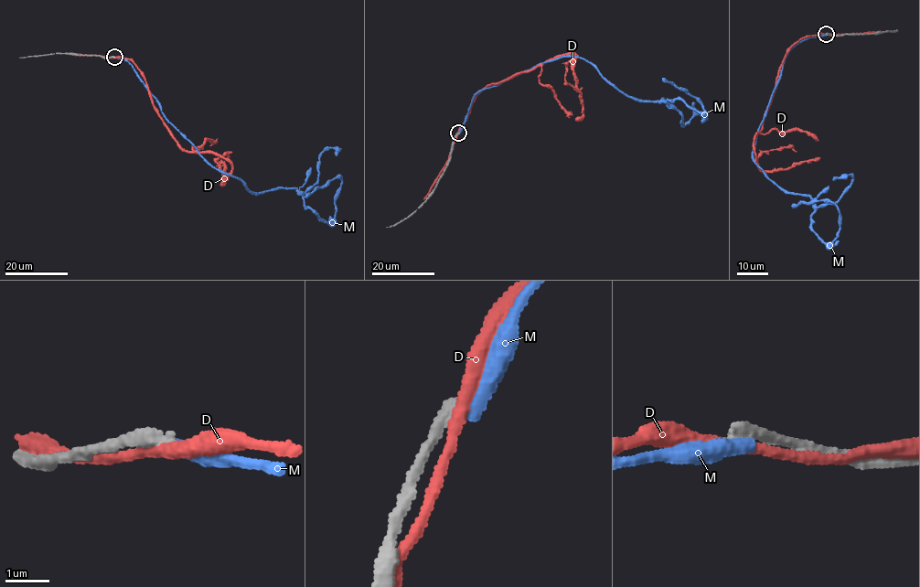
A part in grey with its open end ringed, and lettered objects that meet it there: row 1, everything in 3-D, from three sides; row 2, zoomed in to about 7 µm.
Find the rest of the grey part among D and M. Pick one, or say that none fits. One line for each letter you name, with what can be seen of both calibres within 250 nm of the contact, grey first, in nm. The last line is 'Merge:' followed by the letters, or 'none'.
Merge: none

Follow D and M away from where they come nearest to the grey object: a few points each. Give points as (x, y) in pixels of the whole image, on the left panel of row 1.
D: (113, 57), (137, 67), (174, 140), (186, 150), (226, 158), (231, 174), (222, 184), (225, 165), (215, 161)
M: (114, 57), (129, 63), (167, 121), (197, 152), (250, 191), (294, 187), (327, 222), (340, 176), (305, 197)

